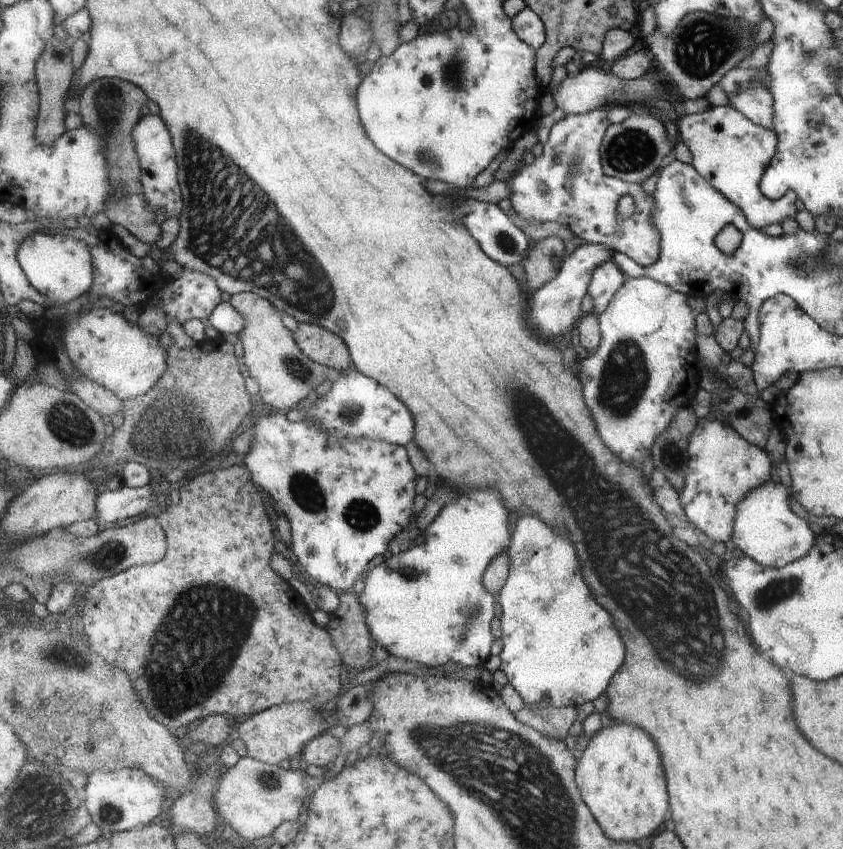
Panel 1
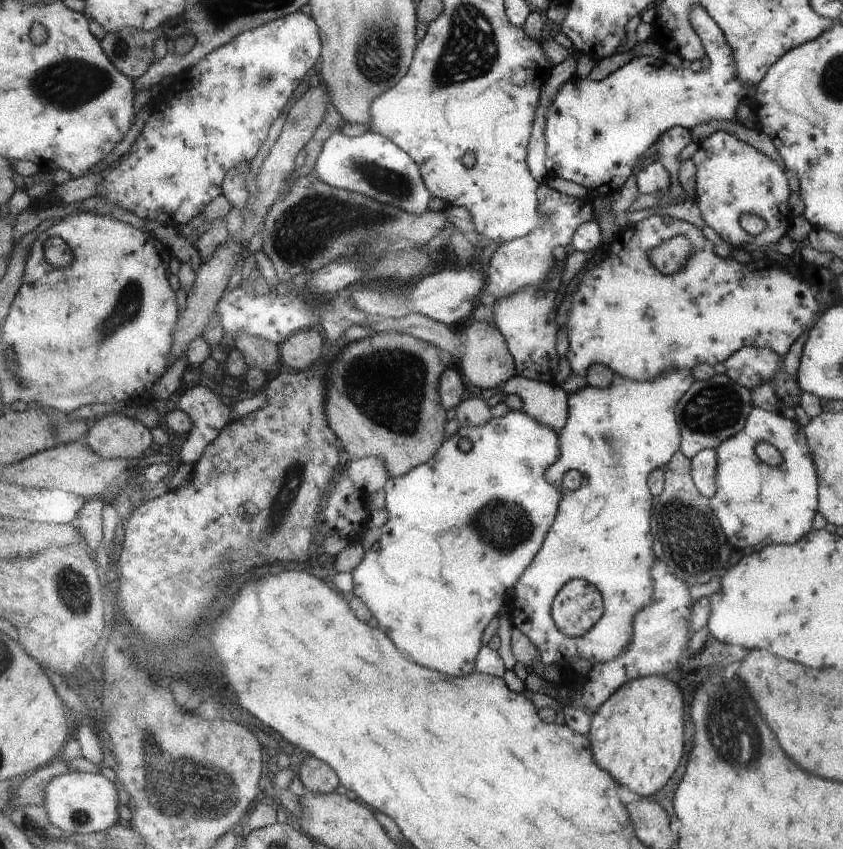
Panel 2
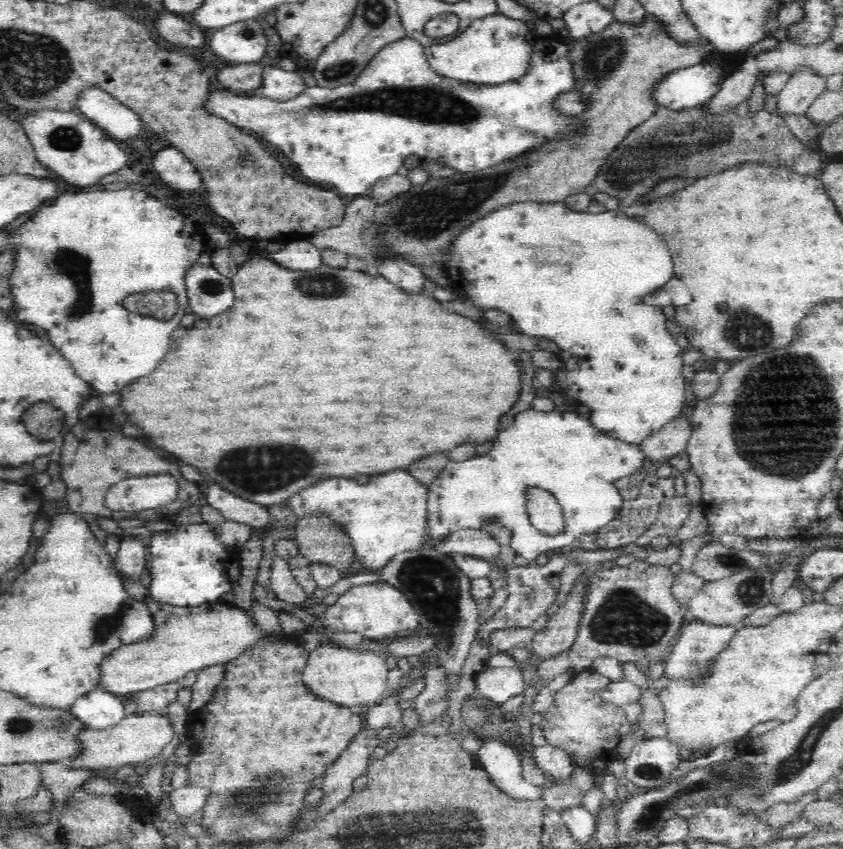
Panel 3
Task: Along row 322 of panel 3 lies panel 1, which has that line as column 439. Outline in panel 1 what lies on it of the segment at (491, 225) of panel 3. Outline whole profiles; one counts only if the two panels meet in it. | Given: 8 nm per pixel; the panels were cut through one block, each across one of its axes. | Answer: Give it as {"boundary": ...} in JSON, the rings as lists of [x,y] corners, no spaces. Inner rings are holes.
{"boundary":[[[473,490],[473,492],[469,492],[469,494],[465,493],[459,497],[457,497],[453,502],[449,503],[447,508],[441,509],[441,514],[439,514],[439,518],[429,526],[429,530],[427,530],[427,542],[423,544],[423,548],[419,546],[419,548],[411,547],[408,551],[403,552],[403,554],[399,553],[397,556],[391,555],[391,562],[387,560],[388,557],[384,559],[384,561],[378,564],[377,567],[371,569],[369,572],[365,574],[364,583],[365,590],[361,594],[361,601],[363,603],[364,609],[366,610],[366,621],[368,622],[368,627],[370,628],[372,637],[375,641],[378,642],[380,646],[385,648],[389,654],[393,655],[395,658],[403,658],[403,660],[413,660],[413,662],[419,662],[419,664],[427,664],[427,666],[443,666],[443,664],[447,664],[447,662],[456,662],[466,667],[479,666],[489,658],[489,654],[491,654],[491,646],[493,646],[493,634],[491,634],[491,622],[493,622],[493,618],[495,618],[495,598],[493,595],[485,588],[483,577],[489,563],[495,558],[498,554],[501,554],[505,549],[509,550],[510,544],[512,543],[512,531],[513,531],[513,515],[505,506],[503,506],[503,502],[501,502],[501,498],[499,498],[499,494],[495,494],[495,492],[491,492],[491,490],[485,490],[485,492],[479,492],[479,490]]]}

